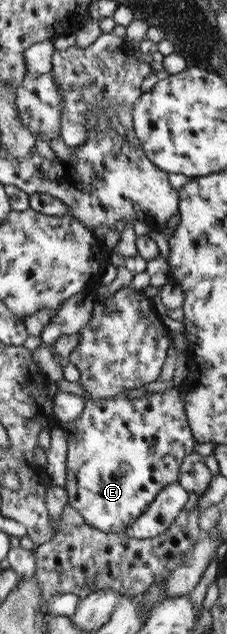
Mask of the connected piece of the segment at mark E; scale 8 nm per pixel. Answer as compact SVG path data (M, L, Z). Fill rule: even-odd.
M170 387L165 393L146 393L145 397L140 399L135 398L133 401L129 401L125 397L115 397L98 401L86 399L85 410L80 415L80 418L60 426L67 434L67 474L65 487L65 490L68 492L67 505L79 511L80 515L84 517L85 523L104 533L127 533L128 529L135 523L135 520L144 515L148 507L154 503L162 489L179 480L181 464L185 461L185 457L190 456L190 453L194 451L193 431L190 431L191 425L188 425L188 419L186 419L187 414L184 411L184 401L180 399L179 392L178 388Z

